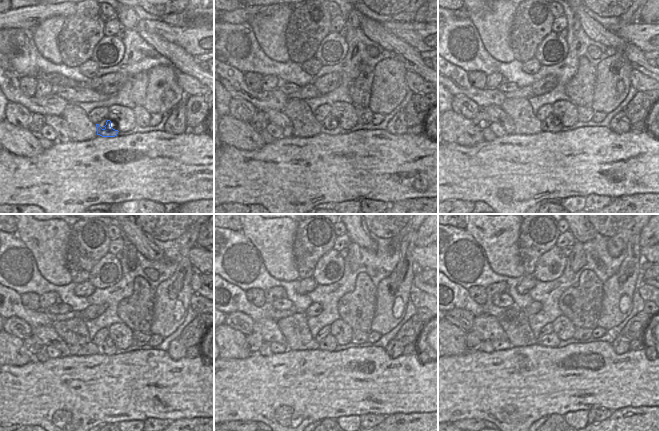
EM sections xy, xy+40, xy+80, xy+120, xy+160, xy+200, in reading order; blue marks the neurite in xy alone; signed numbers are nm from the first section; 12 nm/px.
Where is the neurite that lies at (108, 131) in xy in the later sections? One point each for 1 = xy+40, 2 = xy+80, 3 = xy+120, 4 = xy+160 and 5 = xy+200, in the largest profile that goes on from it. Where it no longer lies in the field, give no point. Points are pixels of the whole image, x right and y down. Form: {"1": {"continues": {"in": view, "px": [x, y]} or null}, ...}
{"1": {"continues": {"in": "xy+40", "px": [331, 129]}}, "2": {"continues": {"in": "xy+80", "px": [555, 125]}}, "3": {"continues": {"in": "xy+120", "px": [106, 346]}}, "4": {"continues": {"in": "xy+160", "px": [329, 343]}}, "5": {"continues": {"in": "xy+200", "px": [550, 340]}}}

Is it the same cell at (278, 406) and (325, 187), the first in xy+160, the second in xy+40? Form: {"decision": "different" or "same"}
{"decision": "same"}

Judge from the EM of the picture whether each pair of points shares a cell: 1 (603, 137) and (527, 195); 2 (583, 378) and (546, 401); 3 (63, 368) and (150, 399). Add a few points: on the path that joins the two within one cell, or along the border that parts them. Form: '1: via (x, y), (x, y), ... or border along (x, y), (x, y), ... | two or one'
1: via (584, 156), (577, 163), (557, 165), (546, 176) | one
2: via (574, 378), (569, 378), (555, 392) | one
3: via (85, 388), (128, 388) | one

